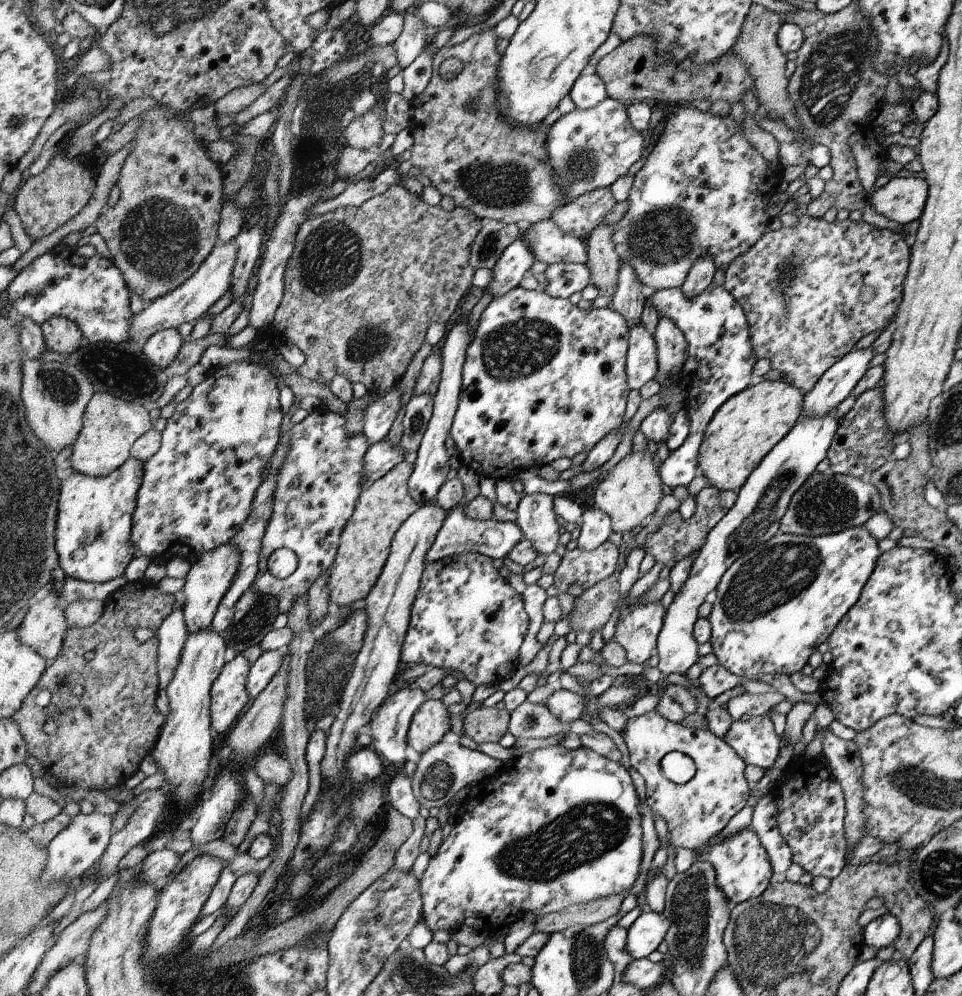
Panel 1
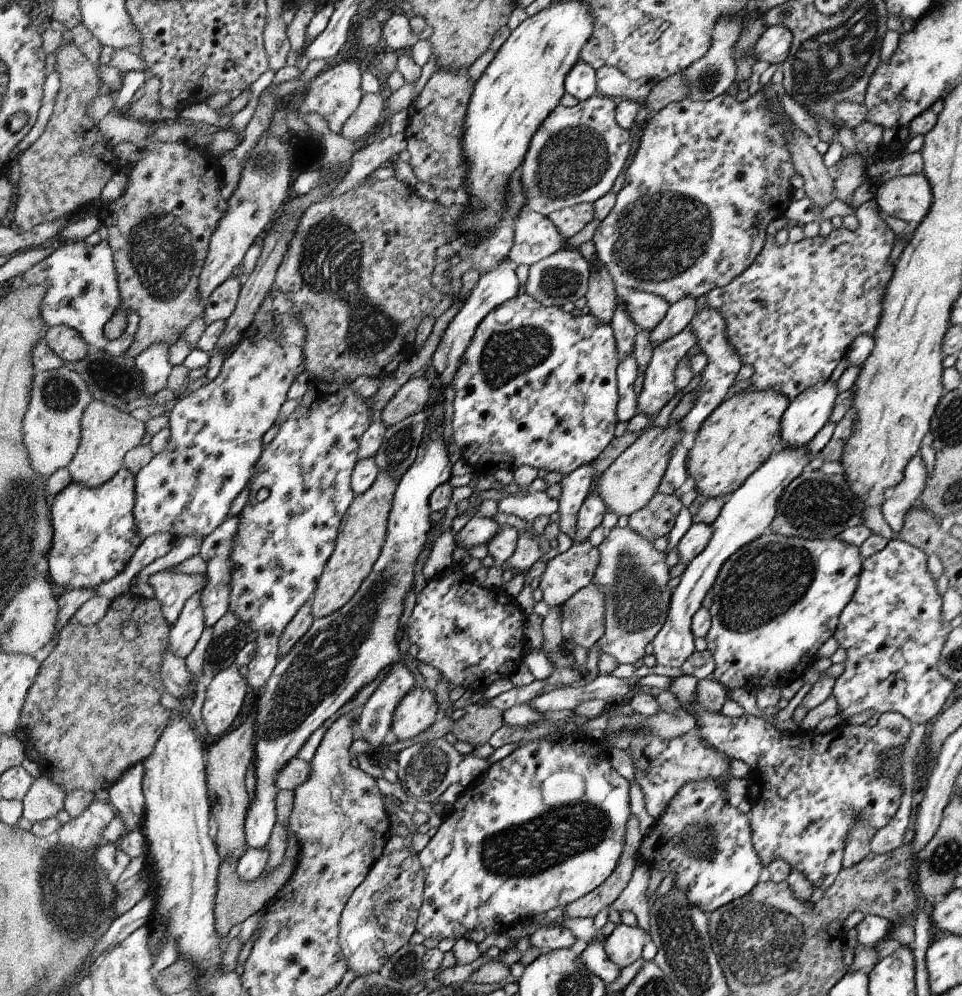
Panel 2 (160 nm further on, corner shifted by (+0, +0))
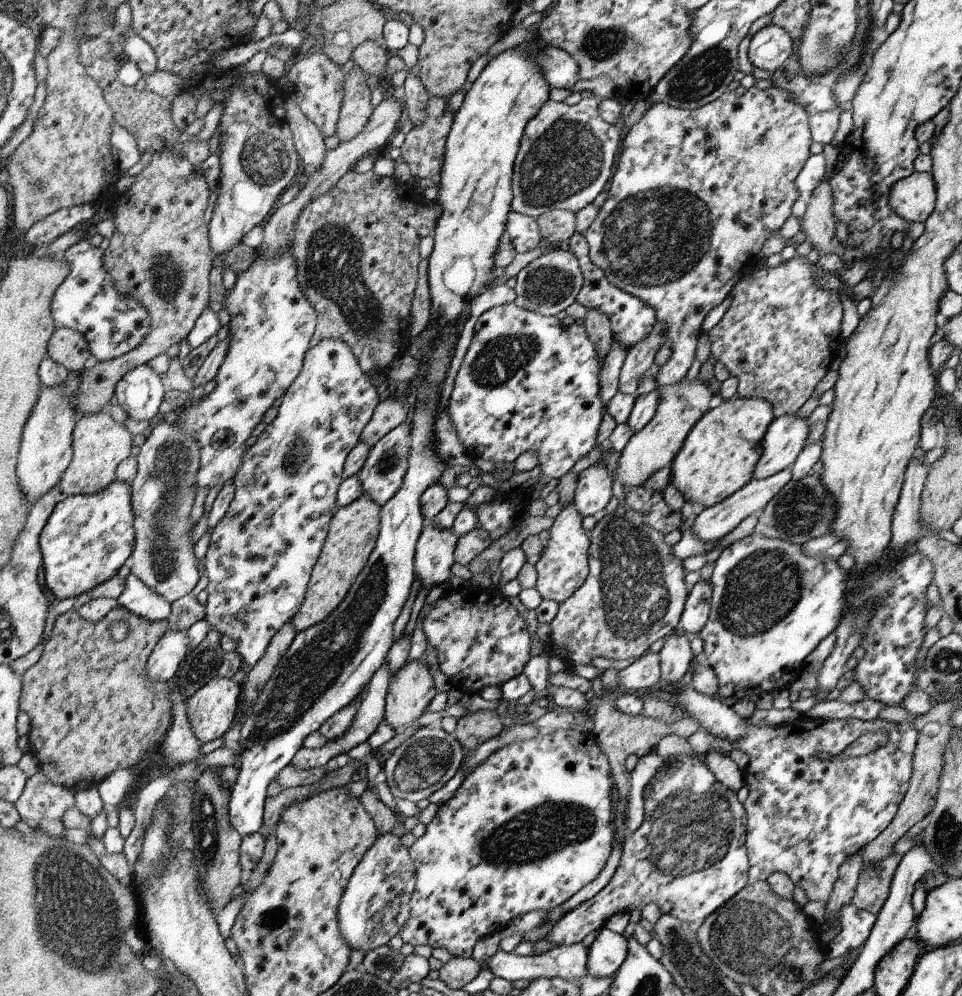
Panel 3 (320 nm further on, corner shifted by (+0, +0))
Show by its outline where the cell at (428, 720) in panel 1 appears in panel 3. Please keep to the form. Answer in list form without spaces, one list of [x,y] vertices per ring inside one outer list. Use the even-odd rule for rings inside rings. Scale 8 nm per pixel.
[[[424,659],[408,660],[390,679],[385,696],[384,722],[400,732],[420,717],[434,694],[434,680]]]

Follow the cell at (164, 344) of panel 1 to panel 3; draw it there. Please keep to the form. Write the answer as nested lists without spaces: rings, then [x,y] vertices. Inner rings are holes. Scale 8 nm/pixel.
[[[149,364],[130,371],[117,384],[116,401],[134,420],[152,420],[158,414],[168,386]]]

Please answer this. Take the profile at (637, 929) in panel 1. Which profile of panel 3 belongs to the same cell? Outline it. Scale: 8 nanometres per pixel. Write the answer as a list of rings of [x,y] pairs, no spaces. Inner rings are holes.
[[[605,926],[588,948],[587,974],[600,978],[614,976],[628,954],[628,941]]]

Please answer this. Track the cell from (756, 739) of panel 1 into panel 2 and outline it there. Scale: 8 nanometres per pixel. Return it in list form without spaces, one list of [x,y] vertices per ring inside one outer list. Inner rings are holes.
[[[681,675],[672,678],[672,682],[666,691],[670,691],[679,701],[682,709],[690,713],[697,720],[699,726],[698,732],[700,736],[705,738],[710,745],[718,748],[722,753],[729,755],[731,758],[736,758],[746,762],[749,766],[750,773],[746,778],[746,781],[750,787],[749,797],[751,801],[751,808],[749,810],[751,820],[752,820],[752,840],[762,862],[768,866],[770,863],[774,862],[776,859],[784,859],[788,864],[791,864],[792,870],[797,870],[801,872],[812,884],[813,888],[821,888],[822,890],[828,890],[833,886],[834,882],[837,880],[837,876],[840,874],[842,868],[842,860],[844,860],[844,852],[846,846],[846,839],[848,839],[849,832],[853,831],[853,828],[858,824],[859,820],[864,823],[868,823],[873,826],[876,830],[881,829],[890,822],[890,819],[894,817],[896,811],[900,806],[900,798],[904,794],[903,784],[896,779],[883,777],[881,775],[881,766],[885,763],[885,758],[887,753],[892,749],[896,749],[901,745],[904,745],[908,736],[910,736],[911,729],[914,727],[912,722],[908,720],[903,714],[897,712],[887,712],[882,713],[879,716],[879,721],[876,726],[868,727],[865,725],[849,725],[846,720],[843,720],[839,725],[826,731],[825,733],[803,734],[802,731],[798,731],[797,735],[782,735],[782,732],[778,731],[778,728],[774,727],[774,724],[766,722],[764,718],[758,718],[753,715],[742,715],[740,717],[728,717],[721,712],[706,710],[697,700],[697,678],[690,675]]]

